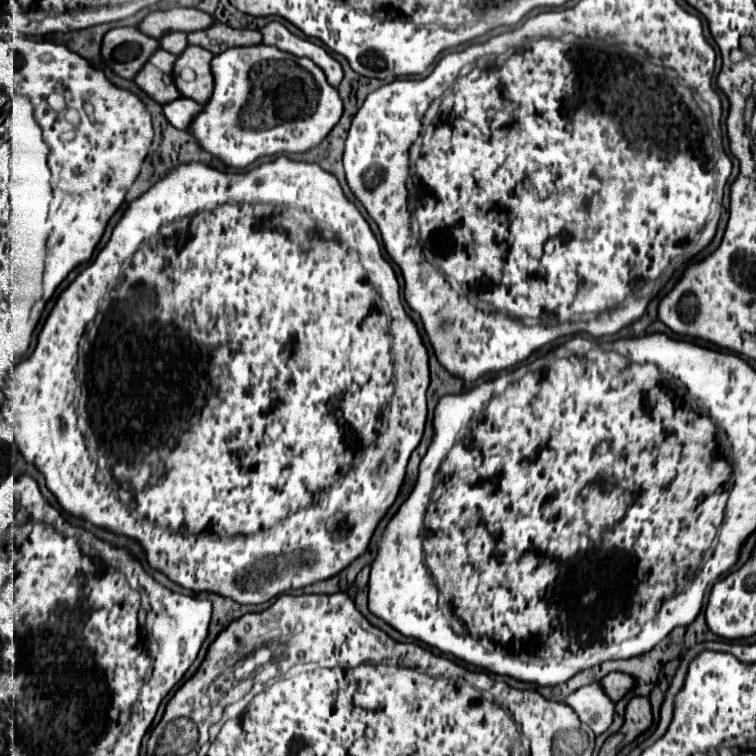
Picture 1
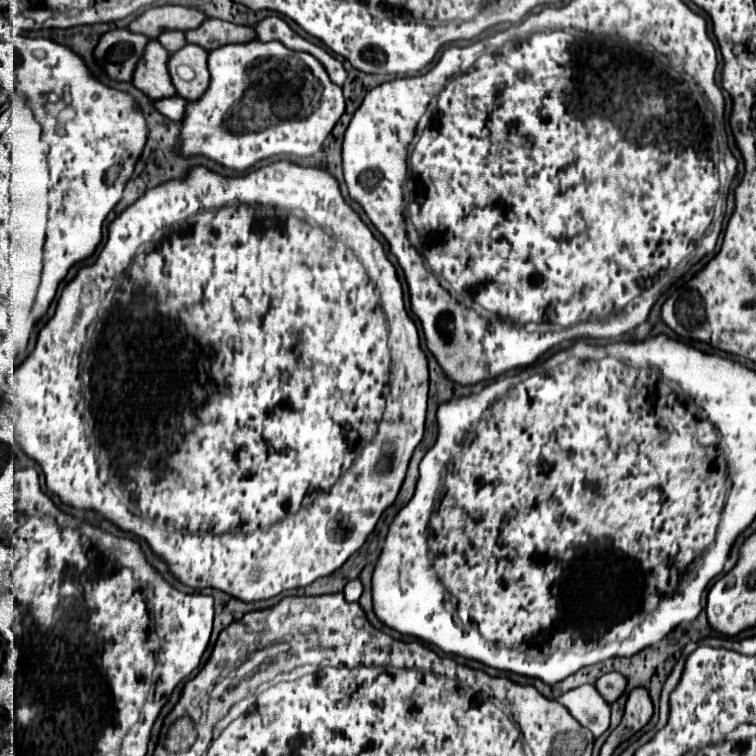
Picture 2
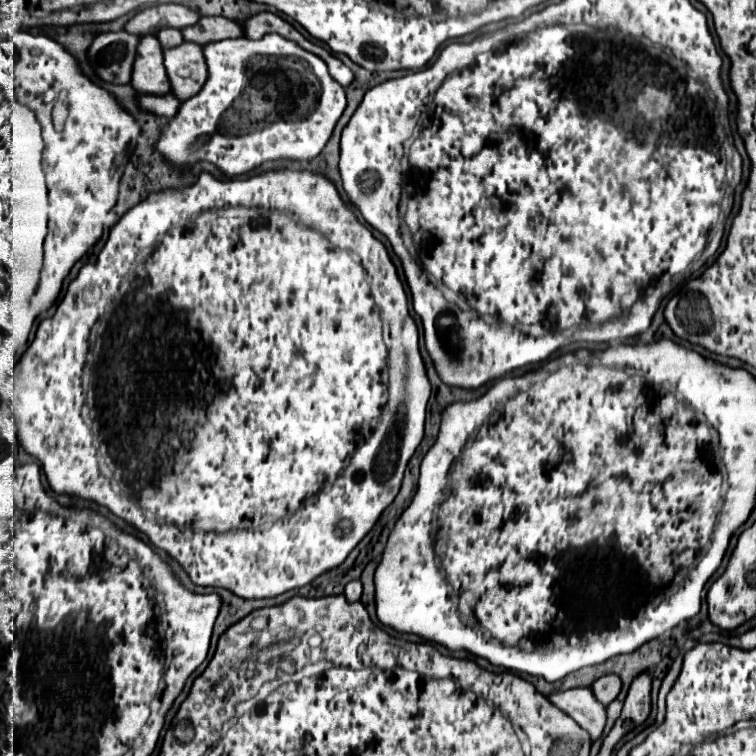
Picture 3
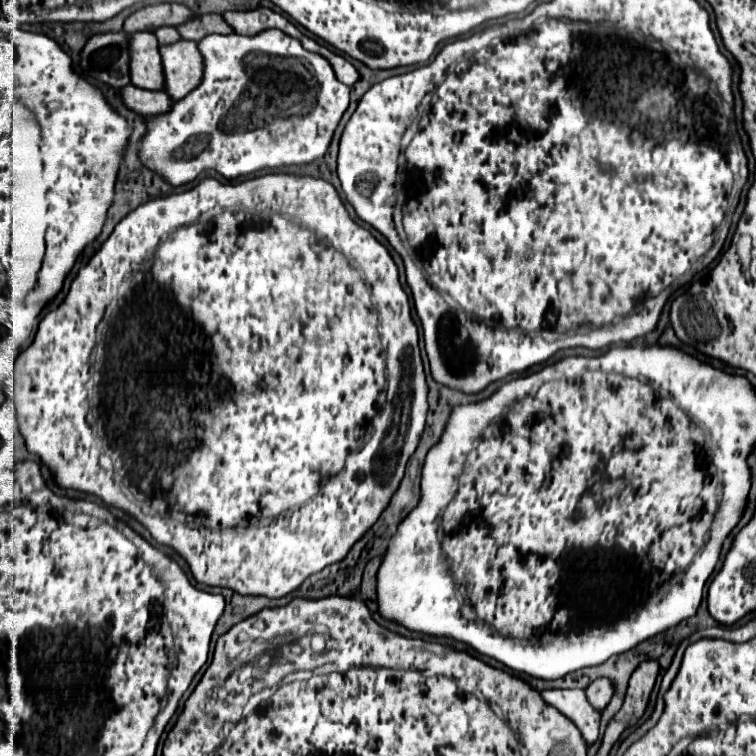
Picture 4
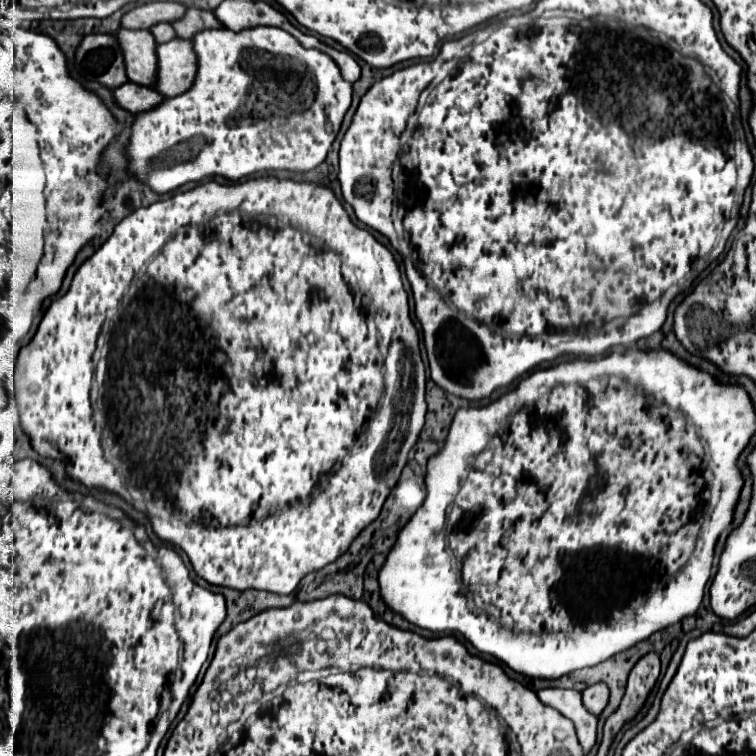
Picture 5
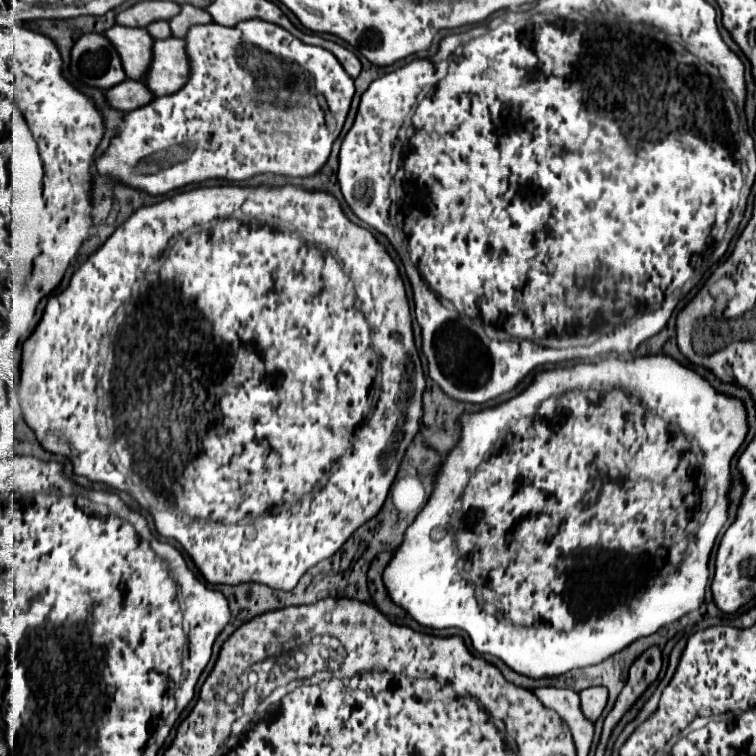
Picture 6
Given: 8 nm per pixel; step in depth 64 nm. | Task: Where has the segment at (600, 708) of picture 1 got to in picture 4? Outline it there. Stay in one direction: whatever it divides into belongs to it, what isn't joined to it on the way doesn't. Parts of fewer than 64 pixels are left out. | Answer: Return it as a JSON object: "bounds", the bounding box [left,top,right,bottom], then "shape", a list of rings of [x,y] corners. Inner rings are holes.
{"bounds":[542,690,600,746],"shape":[[[544,690],[542,698],[546,704],[558,708],[578,726],[586,746],[592,746],[596,742],[600,712],[588,704],[584,690]]]}

